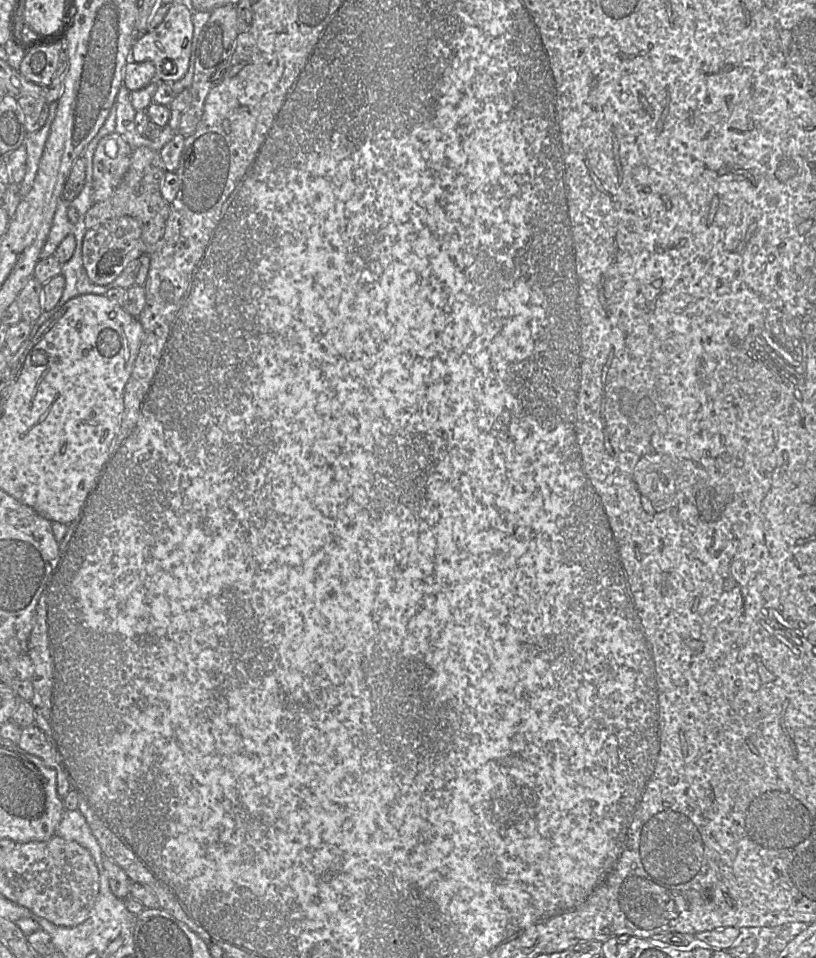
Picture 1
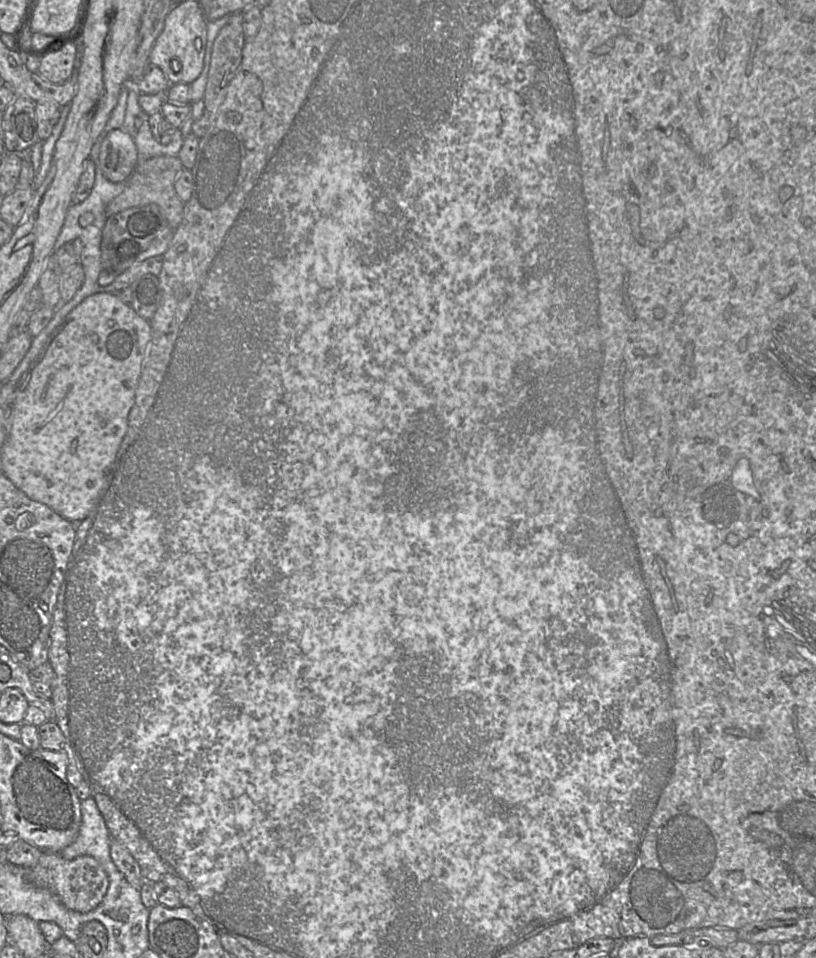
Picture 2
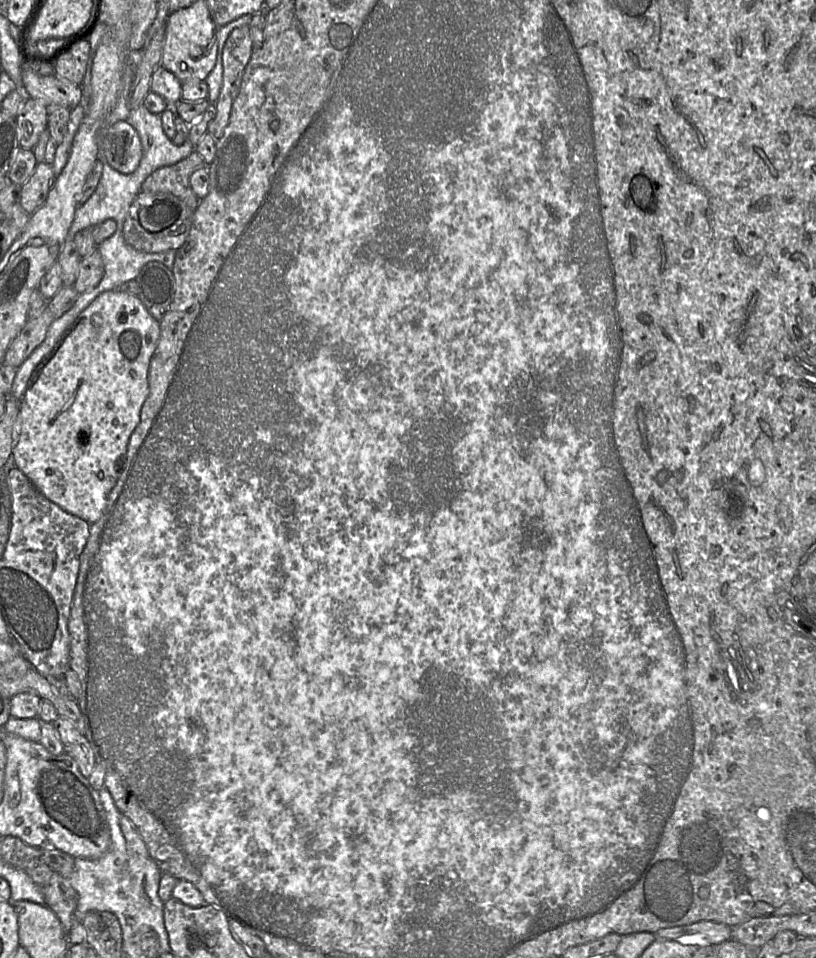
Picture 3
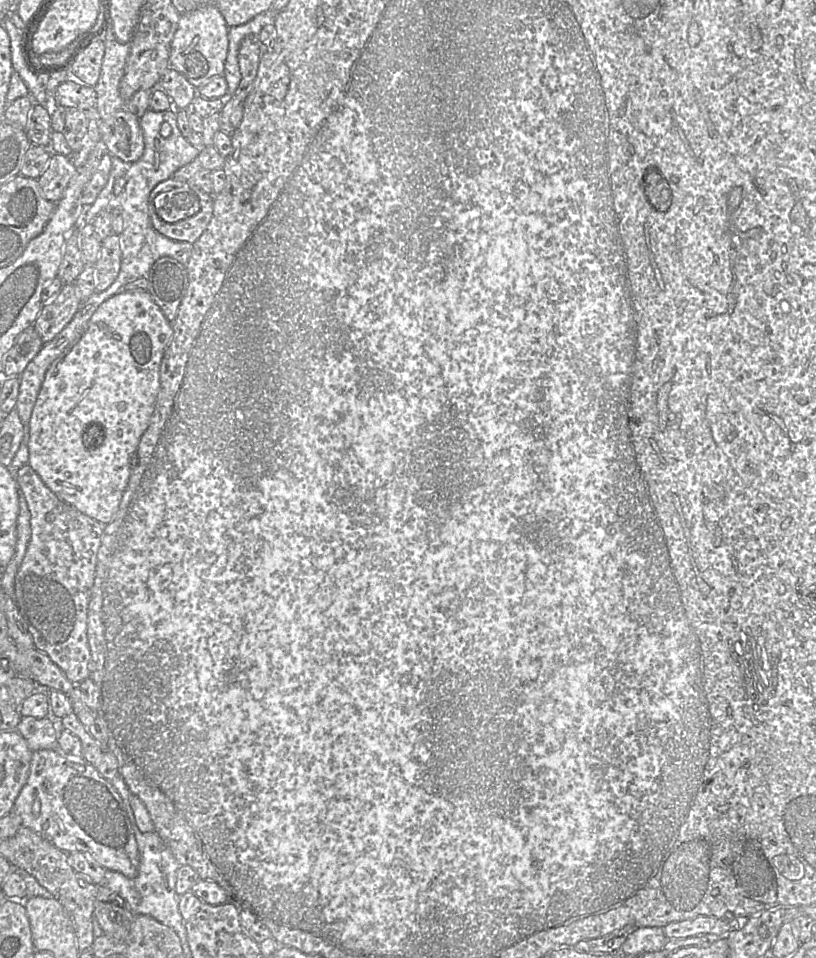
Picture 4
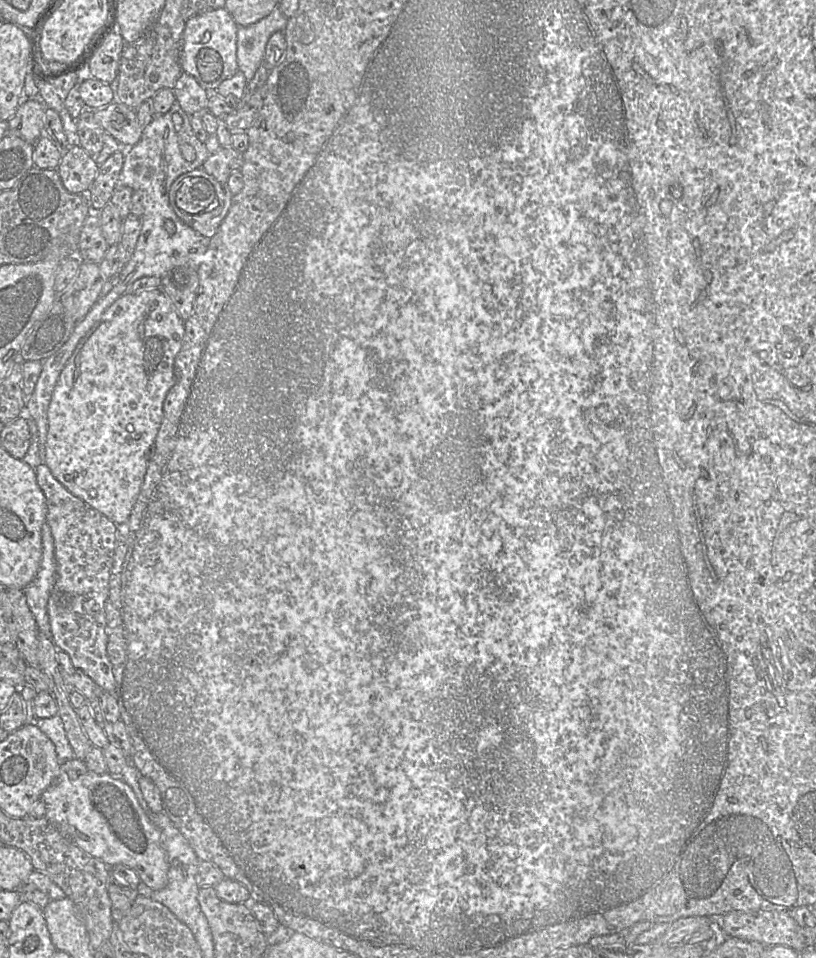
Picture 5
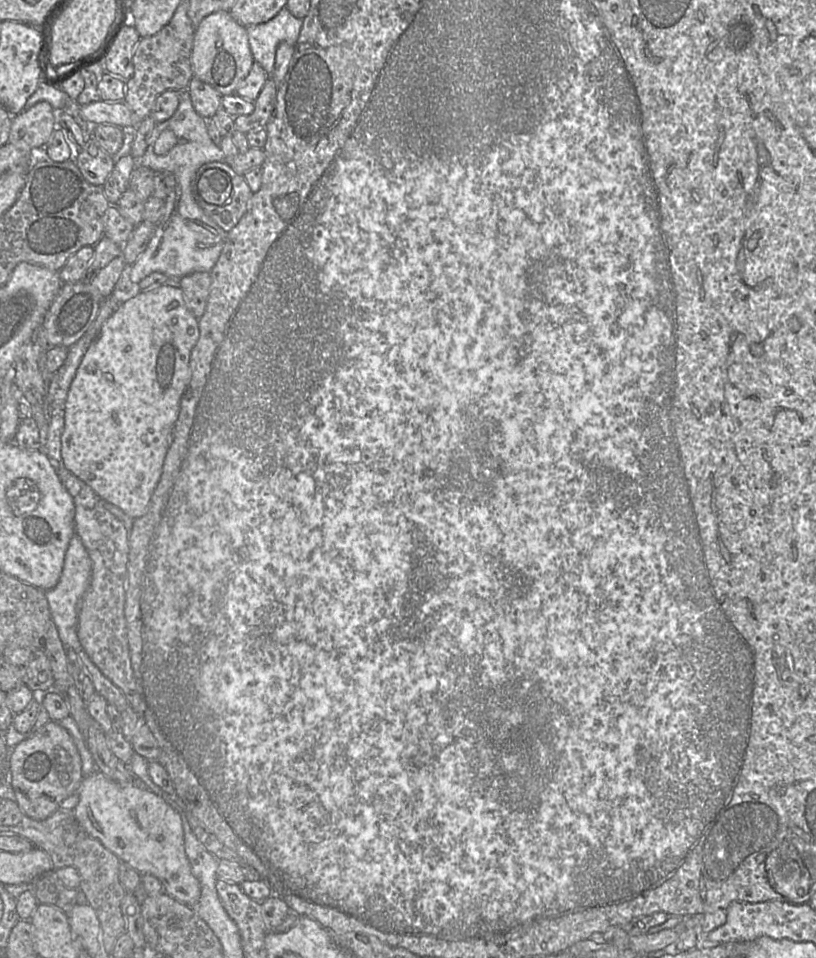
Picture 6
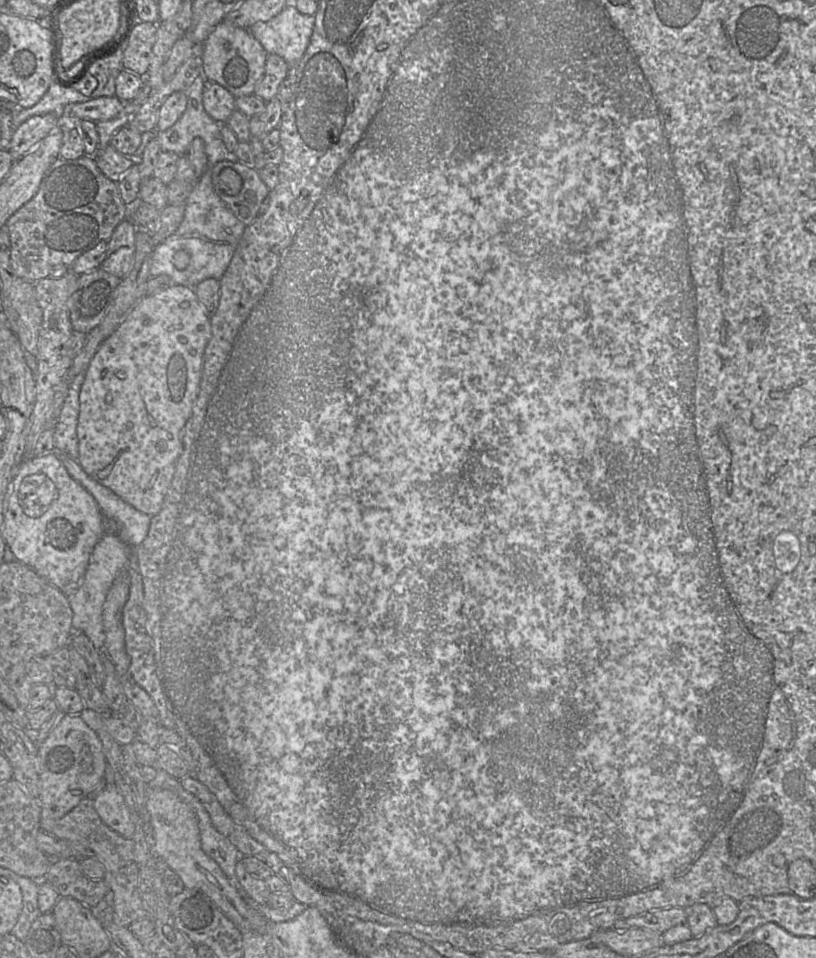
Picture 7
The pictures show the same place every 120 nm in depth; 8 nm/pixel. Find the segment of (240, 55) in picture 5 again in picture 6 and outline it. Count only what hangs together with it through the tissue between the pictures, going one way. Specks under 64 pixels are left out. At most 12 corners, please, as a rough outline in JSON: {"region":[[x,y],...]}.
{"region":[[284,7],[245,27],[254,62],[272,74],[278,45],[294,46],[302,19]]}

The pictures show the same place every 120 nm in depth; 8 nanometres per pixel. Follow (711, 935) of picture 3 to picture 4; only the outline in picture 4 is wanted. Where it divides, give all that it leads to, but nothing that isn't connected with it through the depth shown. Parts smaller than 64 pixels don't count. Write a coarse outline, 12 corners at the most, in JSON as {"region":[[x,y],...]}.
{"region":[[699,916],[669,923],[667,939],[724,937],[737,919]]}

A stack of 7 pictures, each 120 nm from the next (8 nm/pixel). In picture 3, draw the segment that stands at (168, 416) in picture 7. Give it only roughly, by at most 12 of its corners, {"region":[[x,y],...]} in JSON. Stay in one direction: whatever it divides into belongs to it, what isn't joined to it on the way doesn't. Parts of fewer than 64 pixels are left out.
{"region":[[105,291],[19,401],[47,499],[107,518],[132,468],[159,321]]}

